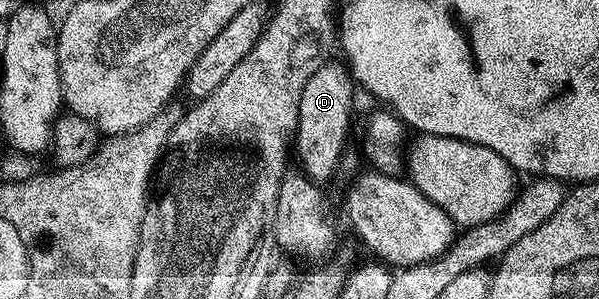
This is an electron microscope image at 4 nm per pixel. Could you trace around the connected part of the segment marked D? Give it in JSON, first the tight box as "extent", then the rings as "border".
{"extent":[294,63,354,183],"border":[[[326,63],[306,79],[300,96],[300,117],[296,121],[294,151],[300,156],[304,173],[316,183],[323,183],[340,159],[344,140],[348,137],[348,120],[352,117],[354,78],[347,64]]]}

